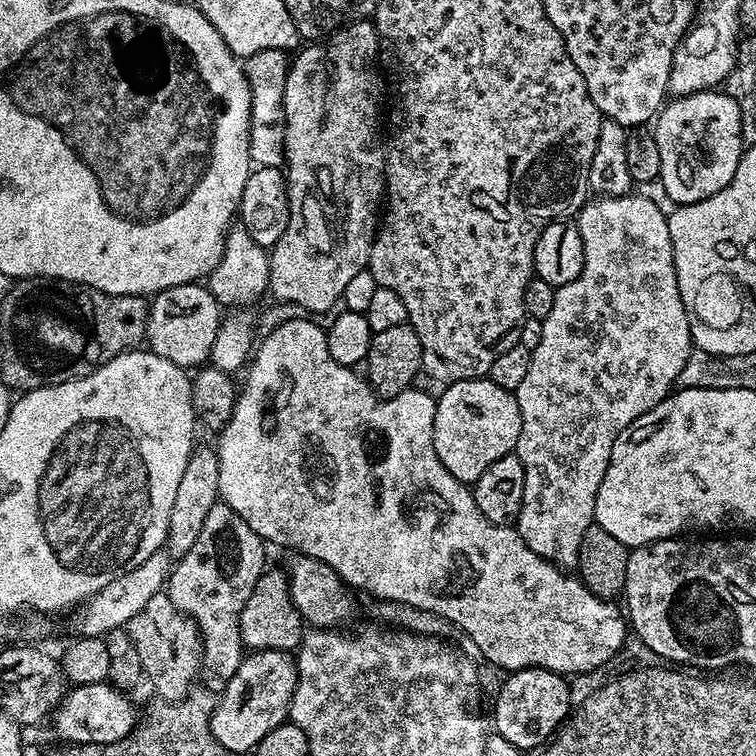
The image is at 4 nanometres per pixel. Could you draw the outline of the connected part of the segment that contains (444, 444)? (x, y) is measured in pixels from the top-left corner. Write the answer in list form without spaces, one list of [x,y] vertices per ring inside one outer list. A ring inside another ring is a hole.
[[[481,378],[478,380],[454,380],[447,385],[444,393],[439,393],[434,414],[434,450],[438,450],[438,458],[458,482],[469,486],[475,485],[486,469],[498,458],[506,458],[516,451],[518,434],[522,434],[522,410],[516,401],[515,392],[502,390],[492,380]]]

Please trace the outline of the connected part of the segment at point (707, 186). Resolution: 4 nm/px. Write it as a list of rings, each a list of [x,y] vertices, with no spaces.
[[[711,90],[703,91],[698,93],[692,93],[689,96],[677,96],[675,98],[669,99],[665,103],[664,107],[660,109],[658,115],[655,117],[654,125],[654,135],[656,141],[658,142],[658,154],[662,157],[662,170],[660,171],[660,179],[658,181],[659,187],[664,187],[664,192],[673,201],[673,205],[679,206],[681,204],[693,204],[694,202],[702,202],[706,198],[710,198],[714,194],[718,194],[718,190],[722,190],[726,186],[730,186],[730,182],[734,178],[734,170],[738,170],[738,162],[740,161],[740,155],[743,154],[745,150],[744,142],[744,118],[745,113],[740,112],[742,108],[741,101],[735,100],[733,96],[729,96],[727,91],[724,90]]]

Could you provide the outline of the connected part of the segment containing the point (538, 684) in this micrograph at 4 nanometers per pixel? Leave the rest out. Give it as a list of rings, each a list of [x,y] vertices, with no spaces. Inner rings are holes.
[[[523,668],[503,678],[504,685],[496,696],[495,735],[506,738],[506,742],[521,750],[539,749],[552,739],[570,715],[574,699],[572,700],[572,692],[568,689],[569,681],[545,668]]]

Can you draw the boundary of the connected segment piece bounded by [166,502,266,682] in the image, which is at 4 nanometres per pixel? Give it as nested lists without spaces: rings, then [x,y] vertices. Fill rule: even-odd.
[[[217,502],[210,514],[206,514],[206,523],[194,546],[175,561],[168,573],[166,591],[170,602],[196,623],[204,643],[203,667],[220,682],[226,682],[236,673],[246,655],[240,619],[258,578],[266,571],[264,548],[265,541],[228,504]]]

